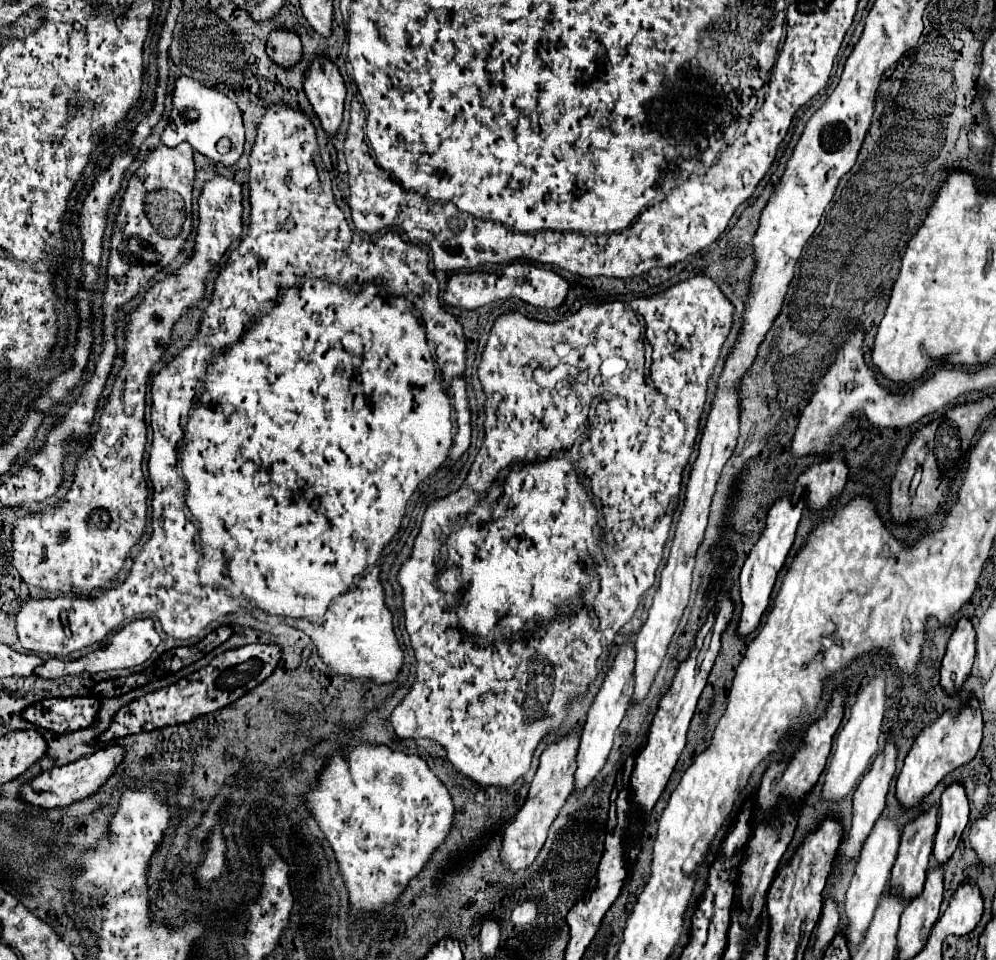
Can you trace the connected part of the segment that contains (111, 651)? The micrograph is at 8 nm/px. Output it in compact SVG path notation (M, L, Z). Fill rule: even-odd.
M140 619L140 621L132 621L128 625L124 625L114 637L110 637L108 645L82 657L76 661L62 661L62 659L48 659L42 667L38 667L34 673L38 677L44 679L60 679L64 675L78 675L78 673L100 673L100 671L110 671L110 669L122 669L122 667L136 667L142 665L152 653L154 649L160 645L160 637L154 629L154 621L152 619Z

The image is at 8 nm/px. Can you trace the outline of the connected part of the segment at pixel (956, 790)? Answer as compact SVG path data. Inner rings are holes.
M952 783L942 795L938 813L938 831L932 851L936 865L944 865L952 857L966 823L968 823L968 799L964 787L960 783Z

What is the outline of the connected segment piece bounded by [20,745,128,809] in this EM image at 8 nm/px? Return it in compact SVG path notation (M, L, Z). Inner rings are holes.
M108 745L108 747L102 747L98 749L96 753L92 753L90 757L82 757L74 763L68 763L68 765L62 765L62 767L54 767L52 771L46 771L38 777L34 777L32 781L28 781L22 791L20 791L20 797L32 805L40 805L44 809L50 809L50 807L66 807L66 805L72 805L76 801L82 801L90 795L96 795L102 785L116 775L116 769L122 765L124 757L128 755L128 751L122 747L122 745Z

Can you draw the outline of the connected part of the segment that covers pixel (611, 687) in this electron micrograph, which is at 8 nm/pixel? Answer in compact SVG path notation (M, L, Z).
M634 641L630 643L624 643L612 669L608 671L596 699L594 699L594 705L590 707L588 711L588 721L582 729L582 735L580 735L580 749L578 749L578 755L576 755L576 761L578 761L578 769L574 773L574 791L578 795L582 795L588 785L594 781L596 773L602 771L602 767L606 765L606 759L610 755L610 749L612 749L612 739L614 739L614 731L618 729L620 721L624 719L626 715L626 709L630 705L630 699L632 699L632 693L634 693L634 659L636 659L636 653L634 653Z

